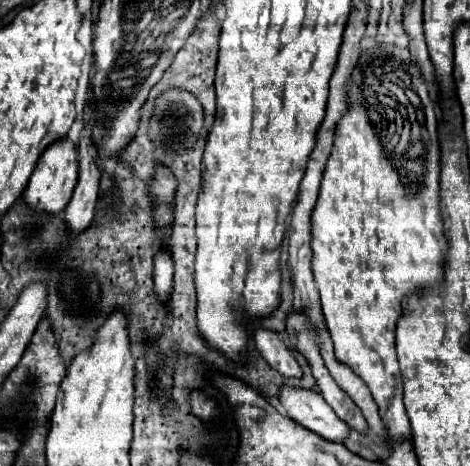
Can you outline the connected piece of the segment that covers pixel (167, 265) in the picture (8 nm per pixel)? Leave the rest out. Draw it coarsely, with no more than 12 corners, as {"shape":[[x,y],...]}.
{"shape":[[166,251],[154,259],[154,285],[162,301],[172,289],[172,259]]}

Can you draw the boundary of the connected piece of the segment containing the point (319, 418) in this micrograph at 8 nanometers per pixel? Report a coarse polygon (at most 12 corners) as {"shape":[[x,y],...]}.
{"shape":[[282,385],[278,401],[296,423],[342,443],[348,425],[318,391]]}

